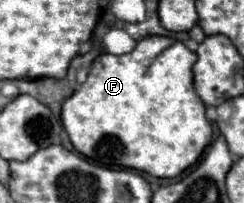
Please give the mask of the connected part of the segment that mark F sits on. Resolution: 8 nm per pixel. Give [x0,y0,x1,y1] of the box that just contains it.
[62,35,212,179]

